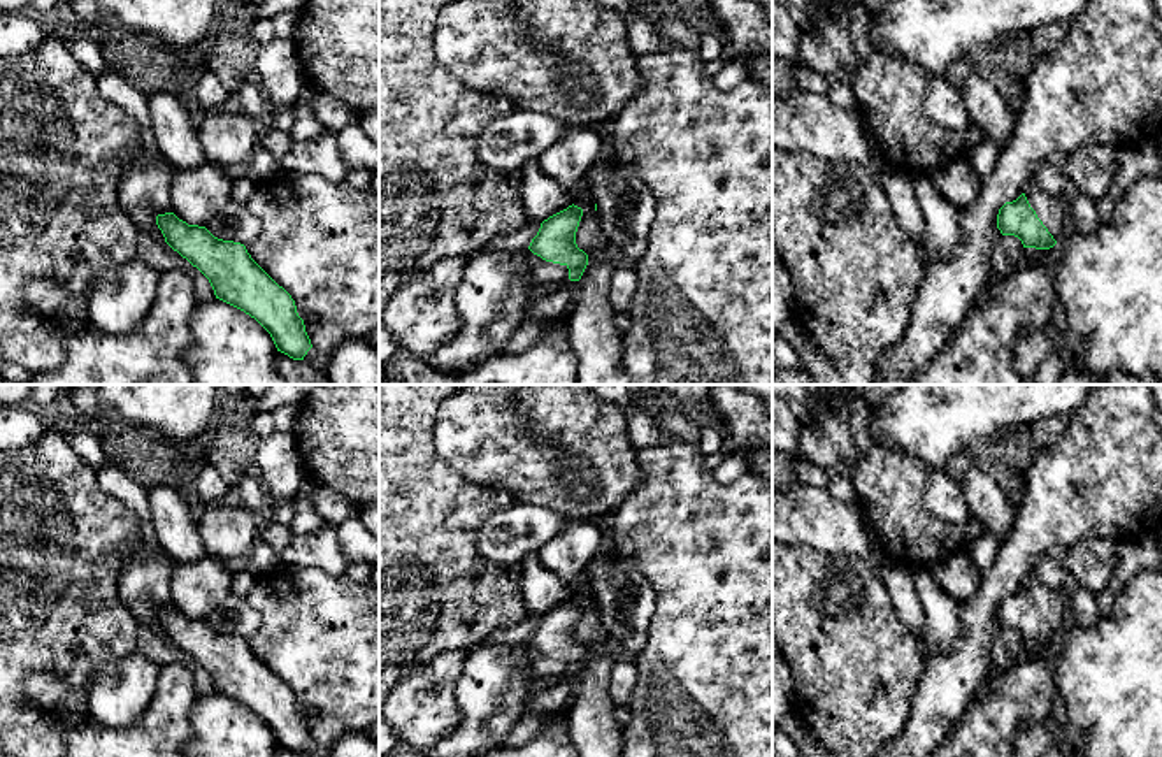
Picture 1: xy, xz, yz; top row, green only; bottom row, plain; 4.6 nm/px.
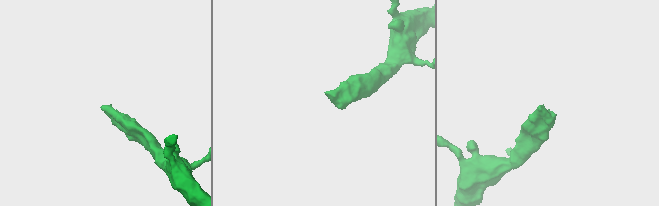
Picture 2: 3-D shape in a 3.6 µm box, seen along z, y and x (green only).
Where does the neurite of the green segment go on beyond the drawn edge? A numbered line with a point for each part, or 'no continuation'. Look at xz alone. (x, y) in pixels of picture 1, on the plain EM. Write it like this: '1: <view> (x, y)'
1: xz (543, 668)

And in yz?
1: yz (1052, 603)

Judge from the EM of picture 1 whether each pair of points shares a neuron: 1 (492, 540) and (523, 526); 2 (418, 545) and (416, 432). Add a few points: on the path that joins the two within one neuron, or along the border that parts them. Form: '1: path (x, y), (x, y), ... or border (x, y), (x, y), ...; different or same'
1: path (499, 540), (516, 531); same
2: path (416, 517), (416, 461); same

